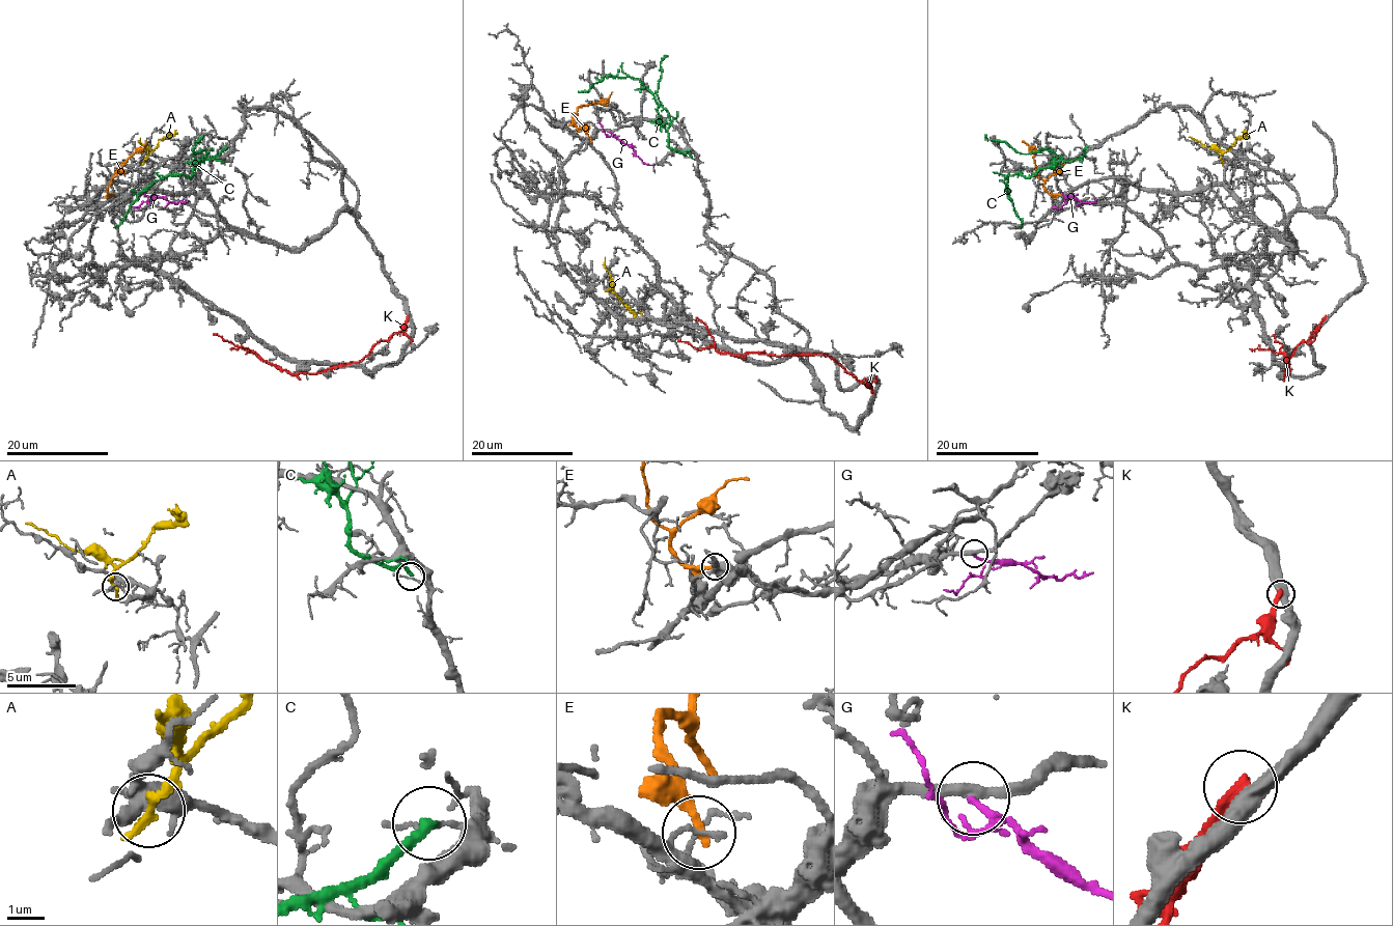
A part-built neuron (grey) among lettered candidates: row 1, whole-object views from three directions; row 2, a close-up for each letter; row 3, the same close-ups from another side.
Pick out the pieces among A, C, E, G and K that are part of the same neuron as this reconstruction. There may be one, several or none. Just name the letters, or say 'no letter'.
no letter

